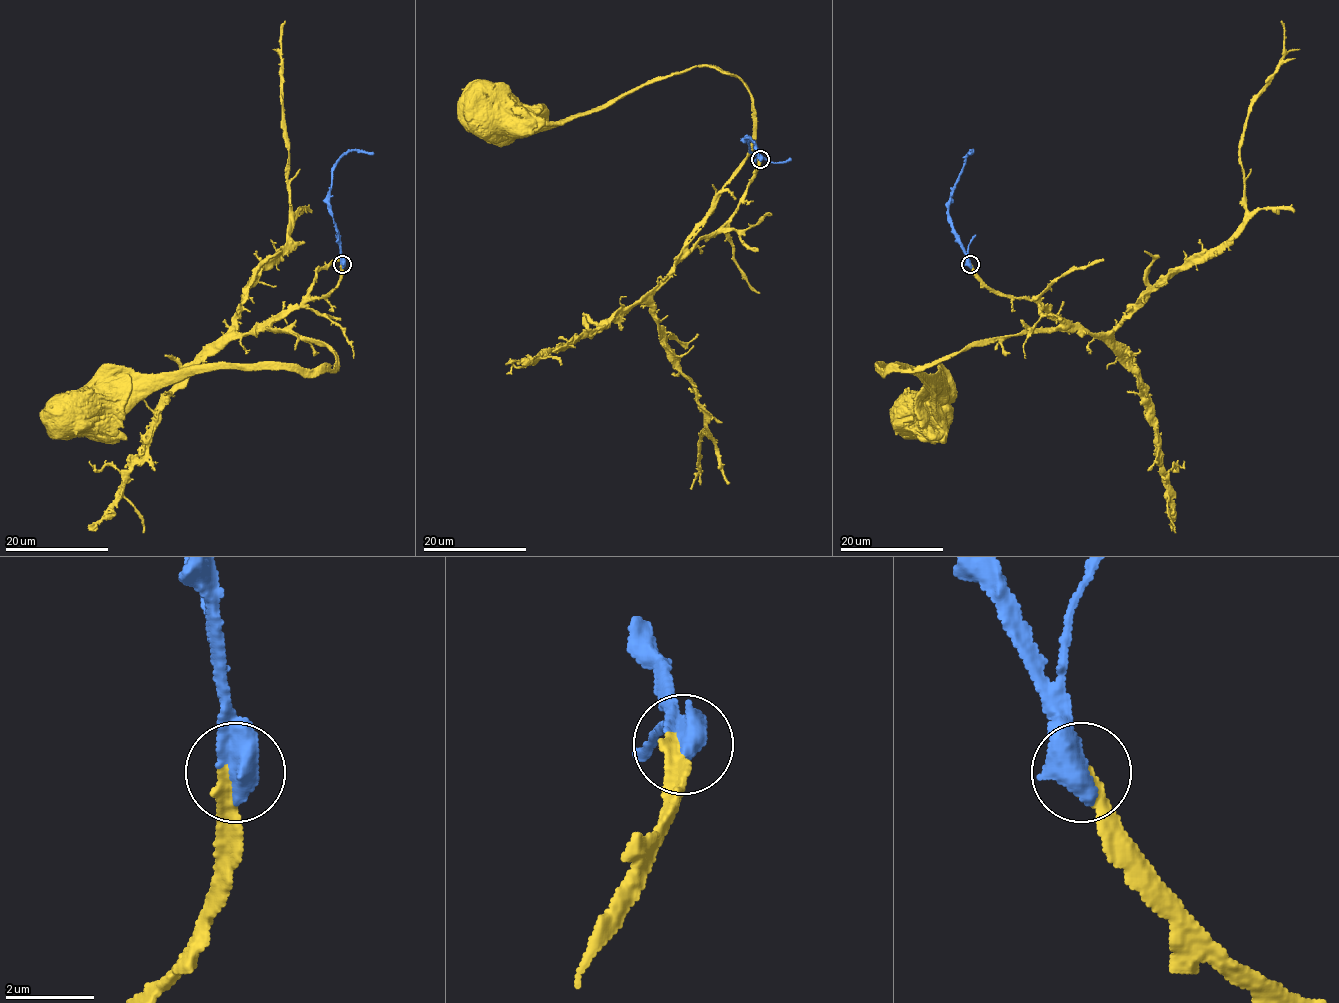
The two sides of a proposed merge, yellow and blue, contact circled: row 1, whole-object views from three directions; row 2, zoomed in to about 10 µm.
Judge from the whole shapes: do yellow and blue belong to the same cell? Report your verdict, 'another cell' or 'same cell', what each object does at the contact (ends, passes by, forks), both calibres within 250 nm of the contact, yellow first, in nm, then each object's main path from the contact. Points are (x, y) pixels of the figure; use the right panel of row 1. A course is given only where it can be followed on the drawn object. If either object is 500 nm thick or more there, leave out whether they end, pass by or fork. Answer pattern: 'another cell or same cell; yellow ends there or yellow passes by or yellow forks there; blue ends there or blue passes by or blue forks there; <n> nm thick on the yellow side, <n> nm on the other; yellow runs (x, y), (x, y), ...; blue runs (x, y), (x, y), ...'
same cell; 380 nm thick on the yellow side, 700 nm on the other; yellow runs (970, 265), (1060, 323), (908, 371), (877, 368), (909, 368), (932, 391), (930, 421); blue runs (970, 265), (948, 213), (951, 192), (967, 155), (973, 151), (969, 153)

